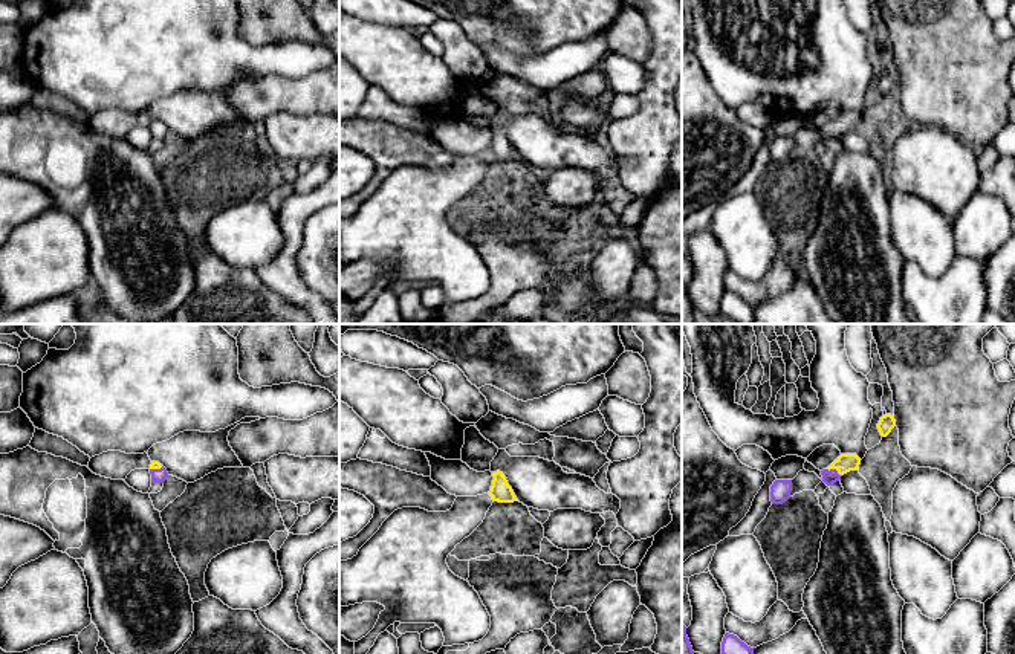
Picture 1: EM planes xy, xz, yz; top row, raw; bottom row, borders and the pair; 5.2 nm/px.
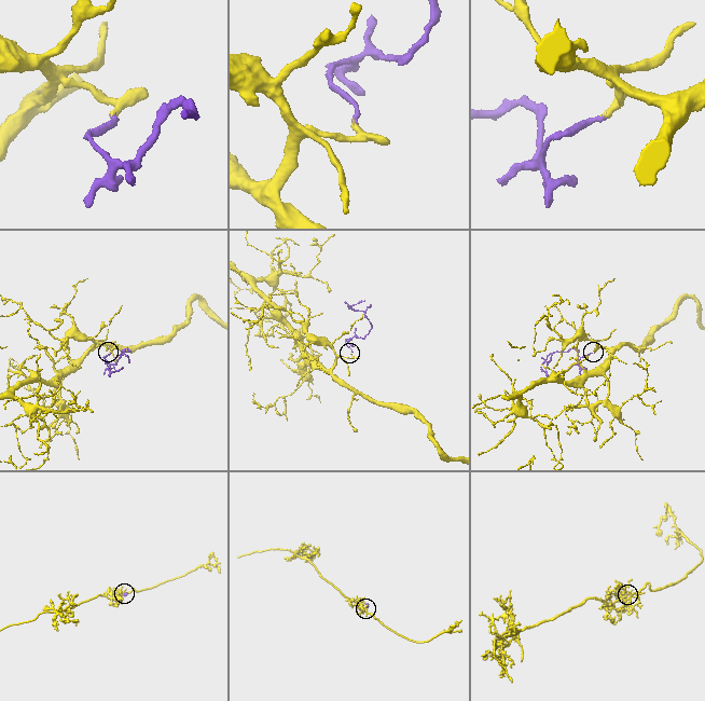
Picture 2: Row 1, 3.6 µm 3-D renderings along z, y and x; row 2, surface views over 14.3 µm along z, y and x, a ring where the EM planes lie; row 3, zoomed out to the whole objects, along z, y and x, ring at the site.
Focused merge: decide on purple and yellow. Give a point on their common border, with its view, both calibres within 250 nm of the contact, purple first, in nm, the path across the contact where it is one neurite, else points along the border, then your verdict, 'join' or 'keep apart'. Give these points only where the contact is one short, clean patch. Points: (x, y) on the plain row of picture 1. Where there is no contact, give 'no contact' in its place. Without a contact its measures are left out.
yz (835, 127) | 80/100 nm | across yz (829, 135), (835, 127), (846, 119) | join

